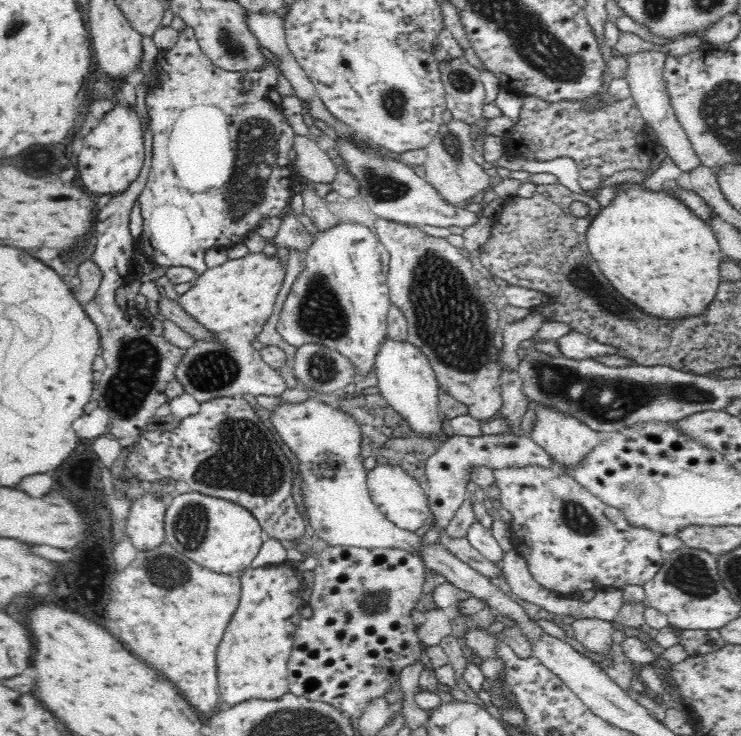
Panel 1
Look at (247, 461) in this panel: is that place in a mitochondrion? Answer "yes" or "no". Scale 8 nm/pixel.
yes

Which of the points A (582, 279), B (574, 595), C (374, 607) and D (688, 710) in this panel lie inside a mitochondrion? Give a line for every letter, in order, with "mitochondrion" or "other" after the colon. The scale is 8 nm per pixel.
A: mitochondrion
B: other
C: other
D: other

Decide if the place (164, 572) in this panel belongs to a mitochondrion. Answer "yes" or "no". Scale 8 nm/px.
yes

